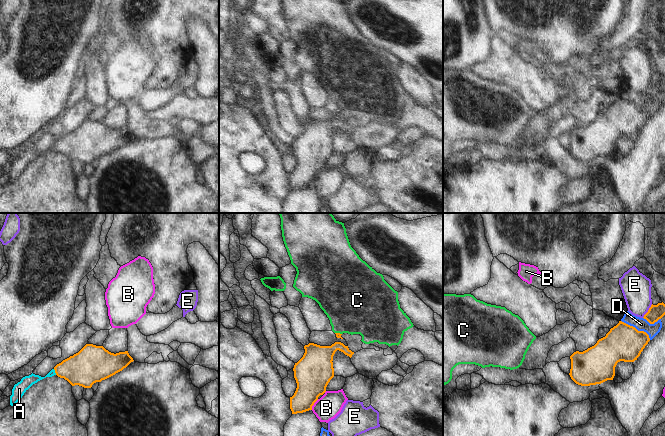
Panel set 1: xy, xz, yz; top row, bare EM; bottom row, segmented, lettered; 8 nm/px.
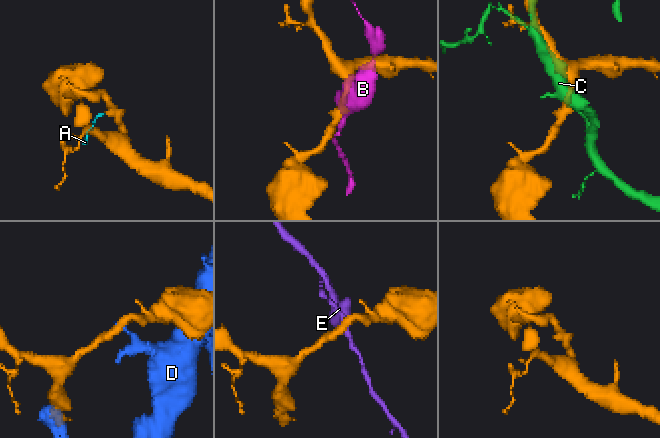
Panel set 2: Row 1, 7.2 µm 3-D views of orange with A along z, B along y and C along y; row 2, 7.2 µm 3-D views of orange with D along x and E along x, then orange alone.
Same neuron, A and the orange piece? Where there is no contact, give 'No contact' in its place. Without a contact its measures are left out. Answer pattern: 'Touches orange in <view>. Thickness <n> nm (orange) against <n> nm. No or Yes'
Touches orange in xy. Thickness 280 nm (orange) against 100 nm. Yes

